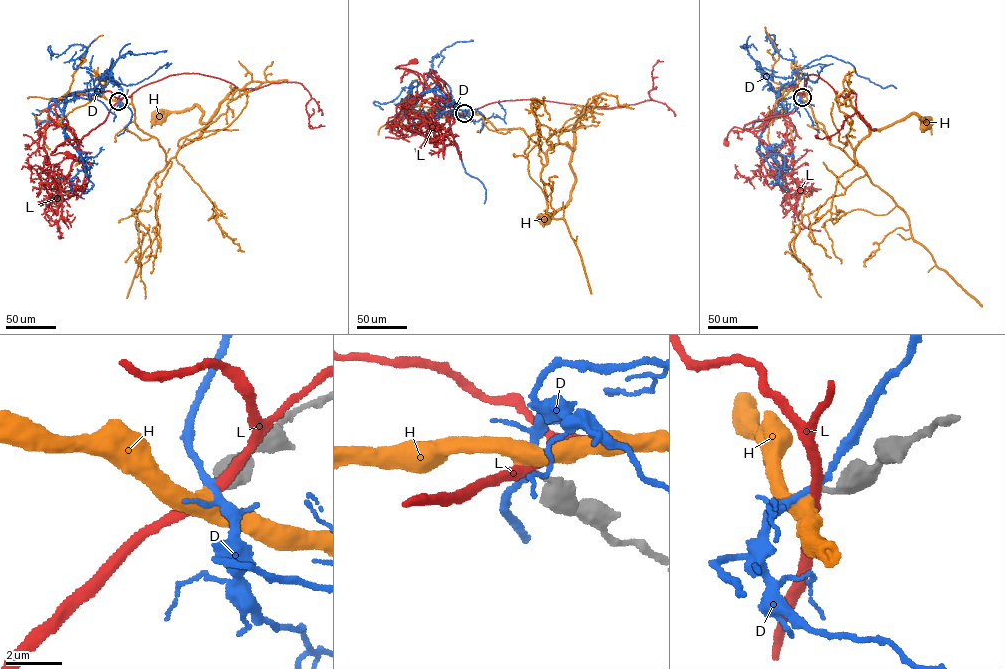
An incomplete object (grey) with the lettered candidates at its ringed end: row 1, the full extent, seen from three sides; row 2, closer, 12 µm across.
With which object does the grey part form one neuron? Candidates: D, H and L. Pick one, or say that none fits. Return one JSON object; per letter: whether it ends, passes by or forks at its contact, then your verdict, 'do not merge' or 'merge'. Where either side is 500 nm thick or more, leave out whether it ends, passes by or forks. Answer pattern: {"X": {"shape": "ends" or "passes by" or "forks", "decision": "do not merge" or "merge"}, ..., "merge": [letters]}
{"D": {"shape": "passes by", "decision": "do not merge"}, "H": {"shape": "ends", "decision": "merge"}, "L": {"shape": "passes by", "decision": "do not merge"}, "merge": ["H"]}

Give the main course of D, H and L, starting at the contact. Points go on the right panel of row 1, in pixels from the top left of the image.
D: (802, 97), (807, 82), (797, 70), (759, 141), (787, 190)
H: (802, 97), (829, 143), (861, 166), (855, 152), (870, 129), (912, 114), (926, 121)
L: (802, 97), (791, 113), (756, 120), (745, 125), (745, 130), (734, 126), (725, 143)

